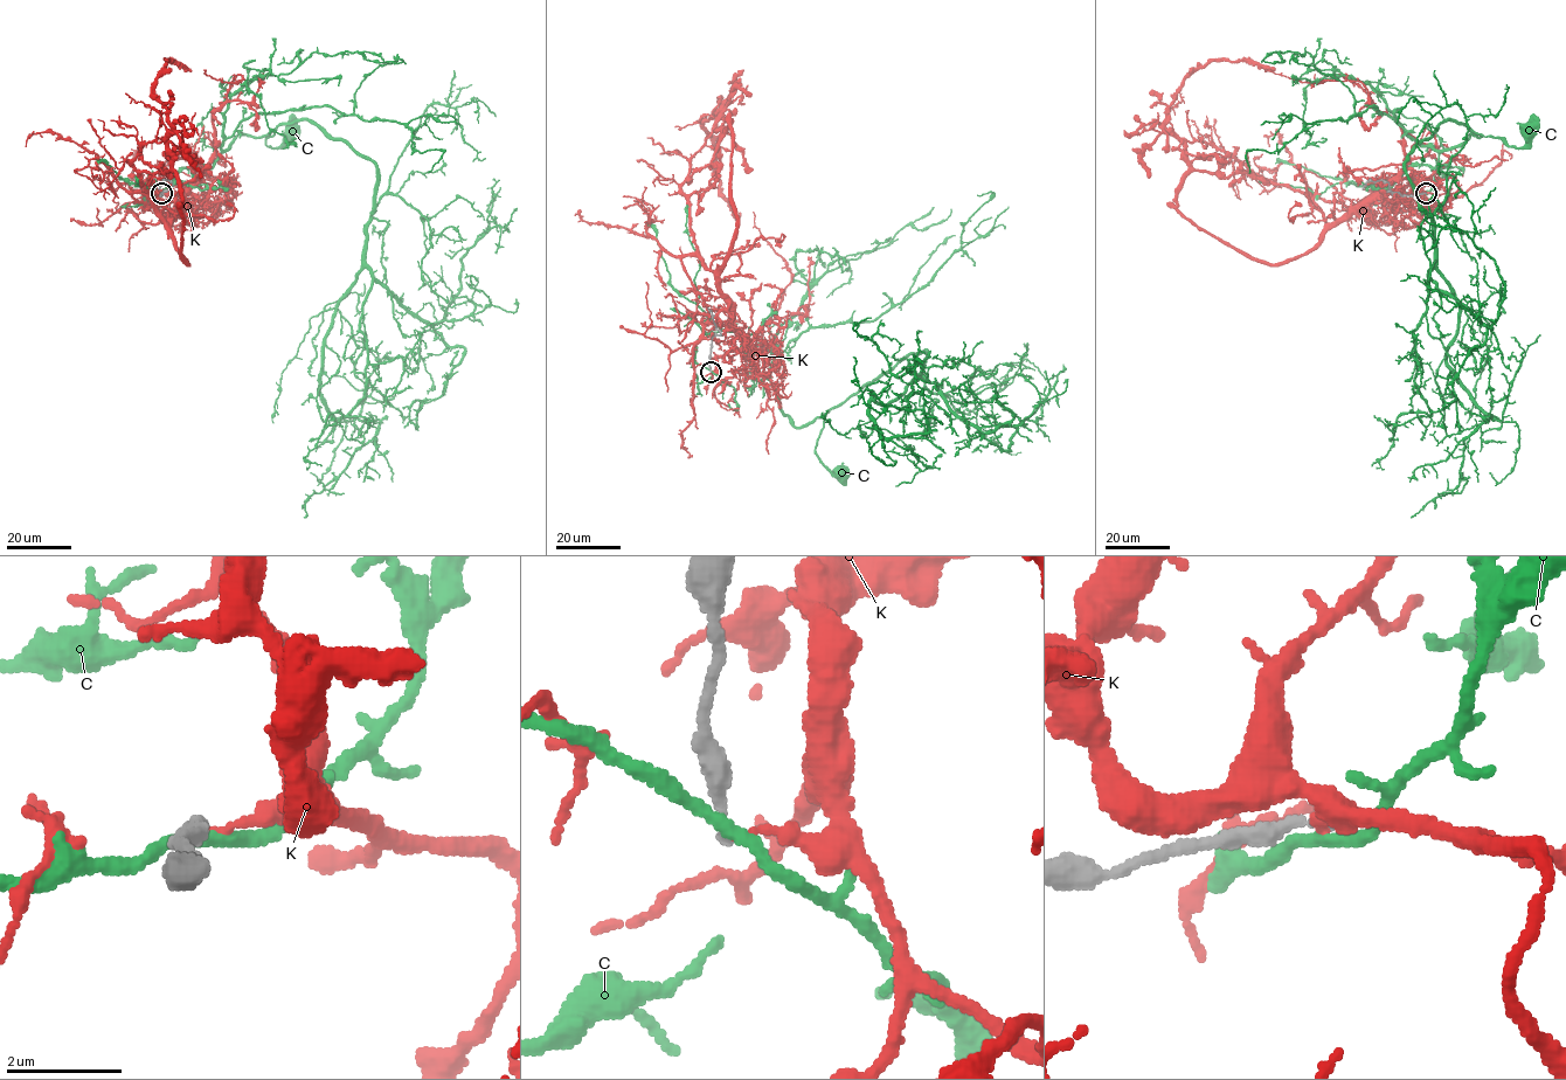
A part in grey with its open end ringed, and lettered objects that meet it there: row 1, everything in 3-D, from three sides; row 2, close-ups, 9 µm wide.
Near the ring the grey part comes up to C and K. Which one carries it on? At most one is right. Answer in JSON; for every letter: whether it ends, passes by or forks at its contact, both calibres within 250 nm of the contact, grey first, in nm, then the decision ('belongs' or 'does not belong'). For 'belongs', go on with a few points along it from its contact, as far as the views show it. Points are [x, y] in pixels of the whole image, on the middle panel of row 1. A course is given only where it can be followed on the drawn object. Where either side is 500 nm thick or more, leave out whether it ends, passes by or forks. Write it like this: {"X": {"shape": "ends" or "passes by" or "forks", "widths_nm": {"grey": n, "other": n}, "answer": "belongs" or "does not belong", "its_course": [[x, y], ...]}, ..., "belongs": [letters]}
{"C": {"shape": "passes by", "widths_nm": {"grey": 240, "other": 200}, "answer": "does not belong"}, "K": {"shape": "ends", "widths_nm": {"grey": 190, "other": 110}, "answer": "does not belong"}, "belongs": []}

